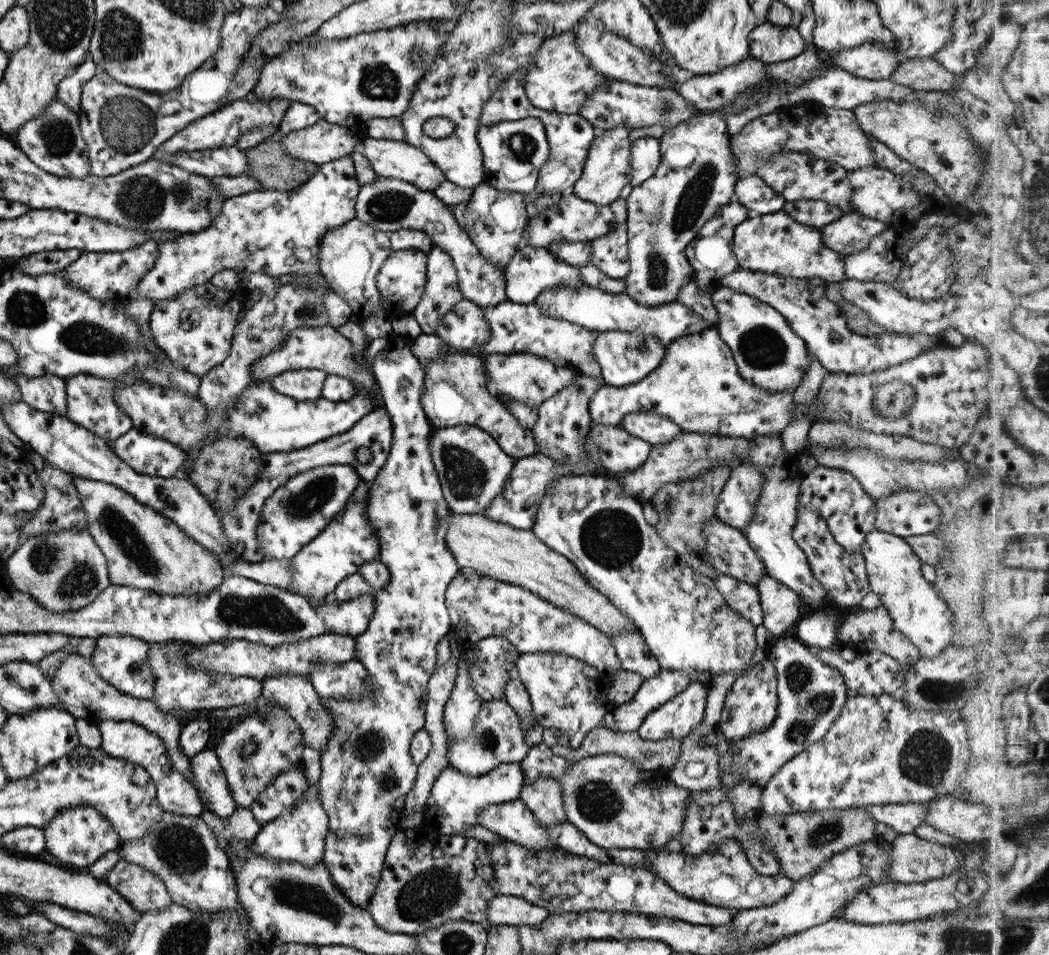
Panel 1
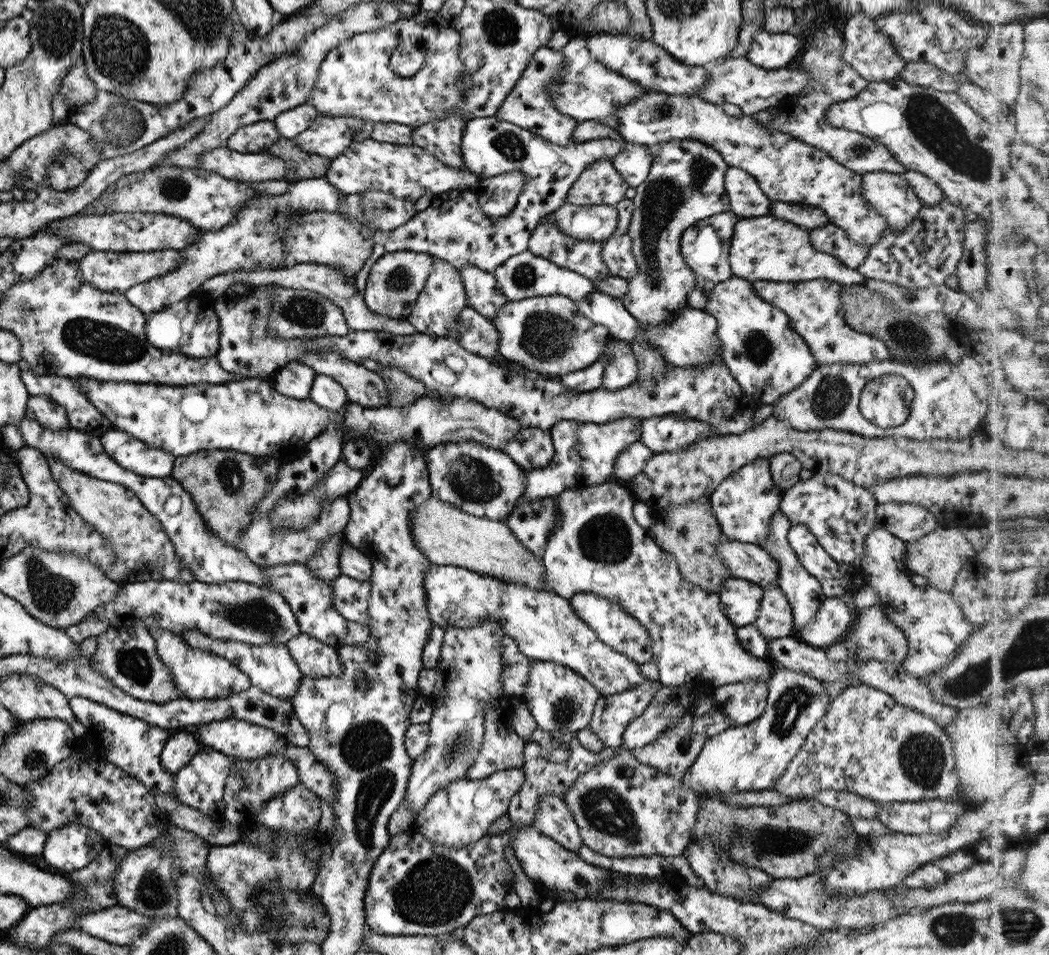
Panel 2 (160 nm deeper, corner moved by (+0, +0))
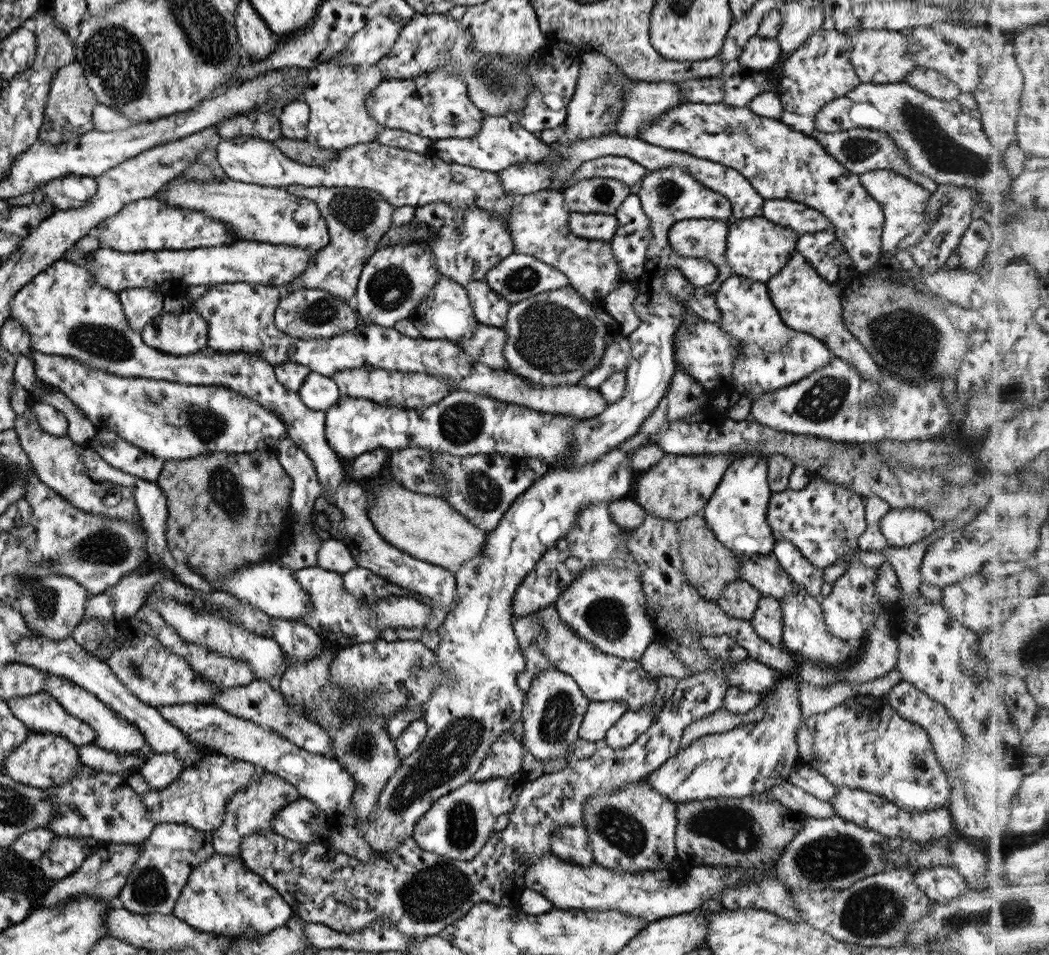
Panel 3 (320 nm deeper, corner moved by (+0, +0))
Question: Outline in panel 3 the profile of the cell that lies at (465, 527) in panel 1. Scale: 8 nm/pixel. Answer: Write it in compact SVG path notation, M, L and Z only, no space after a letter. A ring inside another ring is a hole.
M378 481L378 484L366 491L367 518L371 521L377 534L389 545L397 550L435 566L455 571L465 562L480 555L484 538L488 532L476 528L467 522L445 499L434 494L417 494L403 487L392 485L387 481Z

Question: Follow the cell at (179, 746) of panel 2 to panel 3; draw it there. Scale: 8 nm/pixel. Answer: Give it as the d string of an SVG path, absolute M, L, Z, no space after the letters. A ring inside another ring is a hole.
M152 753L137 772L150 788L159 789L173 782L182 770L182 762L174 754Z

